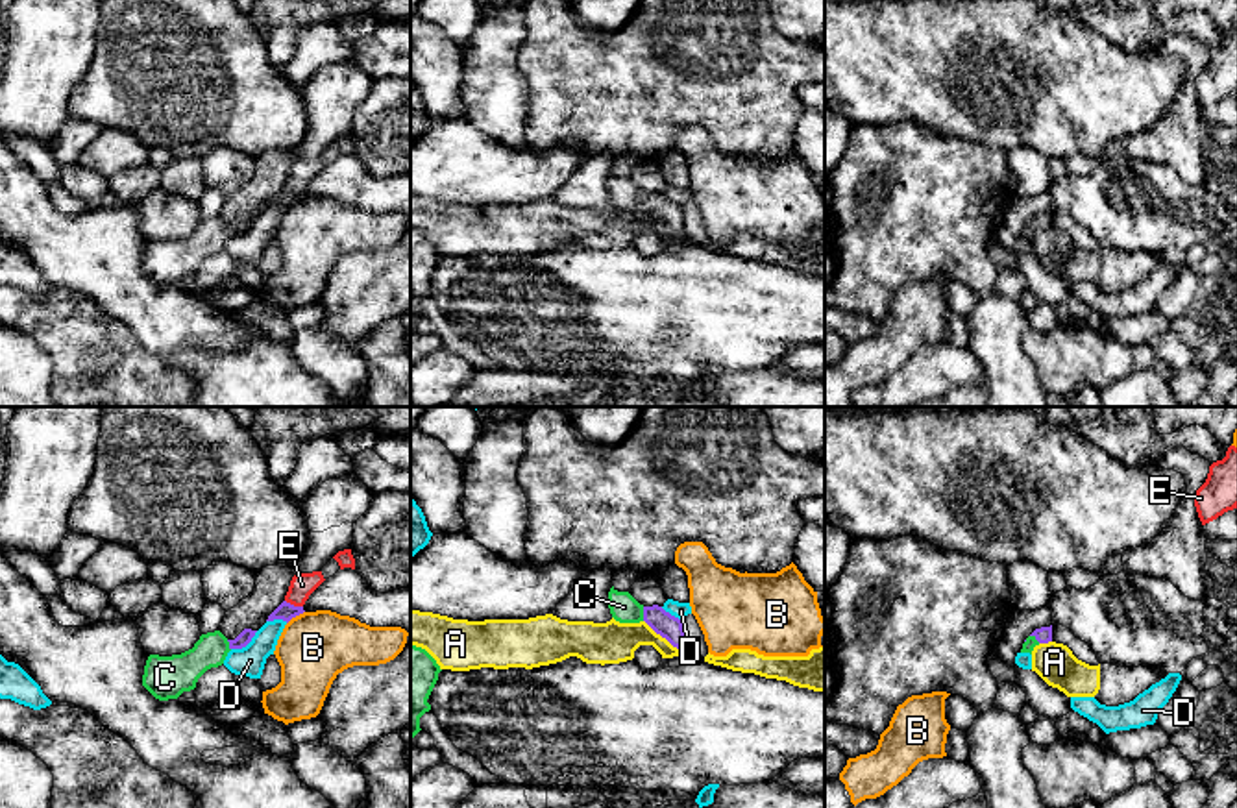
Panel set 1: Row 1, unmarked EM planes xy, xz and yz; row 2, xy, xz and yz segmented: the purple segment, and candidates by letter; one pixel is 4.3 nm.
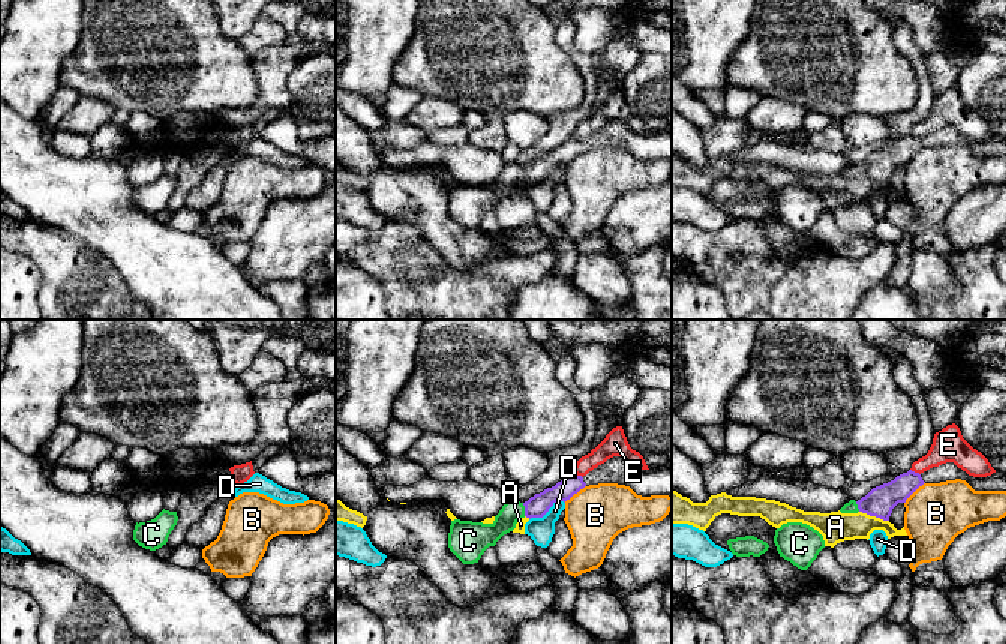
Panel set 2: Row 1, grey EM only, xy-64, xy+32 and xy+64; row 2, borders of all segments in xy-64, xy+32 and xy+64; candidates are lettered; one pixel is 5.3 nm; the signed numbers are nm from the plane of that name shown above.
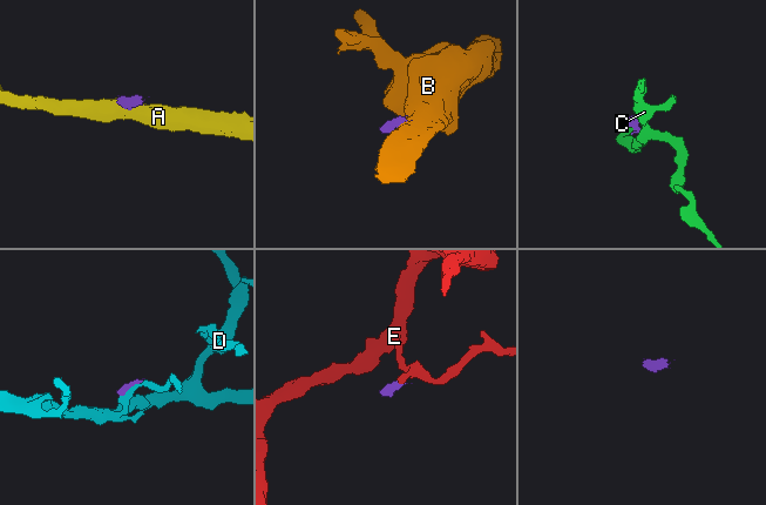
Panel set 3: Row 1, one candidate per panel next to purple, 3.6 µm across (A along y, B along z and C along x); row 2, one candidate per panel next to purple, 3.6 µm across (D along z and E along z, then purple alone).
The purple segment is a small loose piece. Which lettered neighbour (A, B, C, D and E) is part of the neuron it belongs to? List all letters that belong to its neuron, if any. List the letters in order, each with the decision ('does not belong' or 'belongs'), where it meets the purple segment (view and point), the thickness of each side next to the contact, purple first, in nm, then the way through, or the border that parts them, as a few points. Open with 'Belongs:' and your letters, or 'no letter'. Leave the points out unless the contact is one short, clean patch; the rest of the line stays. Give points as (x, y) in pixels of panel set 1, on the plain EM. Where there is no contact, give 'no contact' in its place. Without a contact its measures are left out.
Belongs: C
A: does not belong | xz (664, 222) | 110/190 nm | along xz (644, 206), (673, 232), (683, 233)
B: does not belong | xy (294, 202) | 80/300 nm | along xy (304, 196), (287, 209)
C: belongs | xz (644, 200) | 110/120 nm | across xz (670, 213), (655, 202), (644, 200), (624, 193)
D: does not belong | xy (244, 232) | 60/130 nm | along xy (257, 217), (244, 232), (232, 235)
E: does not belong | xy (293, 191) | 80/110 nm | along xy (285, 185), (302, 193)

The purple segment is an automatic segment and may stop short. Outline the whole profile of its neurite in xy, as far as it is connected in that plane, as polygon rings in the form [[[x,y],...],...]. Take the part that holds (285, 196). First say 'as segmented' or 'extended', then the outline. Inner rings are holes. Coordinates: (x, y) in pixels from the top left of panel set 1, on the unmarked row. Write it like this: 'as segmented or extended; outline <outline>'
extended; outline [[[351,153],[338,155],[325,165],[305,187],[294,192],[283,187],[266,207],[292,203],[303,198],[331,196],[349,202],[370,213],[401,213],[410,216],[410,174],[388,179],[374,178],[366,166]]]

